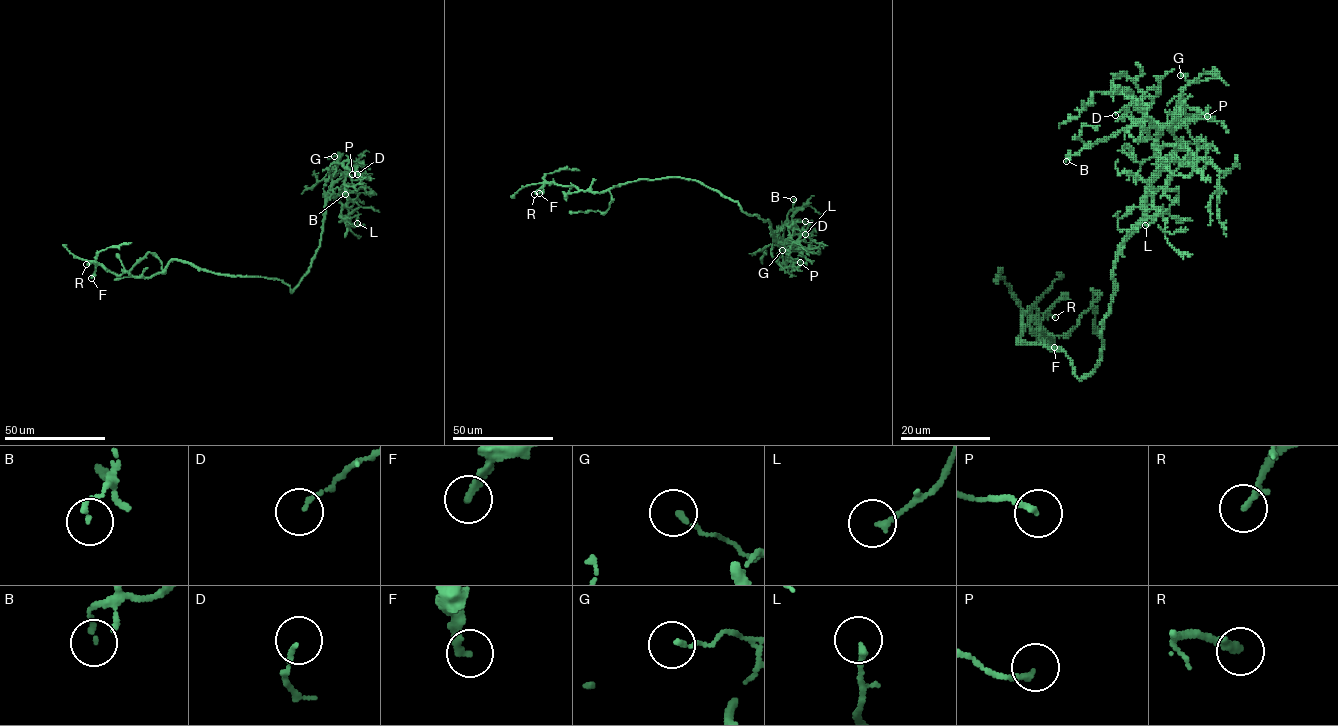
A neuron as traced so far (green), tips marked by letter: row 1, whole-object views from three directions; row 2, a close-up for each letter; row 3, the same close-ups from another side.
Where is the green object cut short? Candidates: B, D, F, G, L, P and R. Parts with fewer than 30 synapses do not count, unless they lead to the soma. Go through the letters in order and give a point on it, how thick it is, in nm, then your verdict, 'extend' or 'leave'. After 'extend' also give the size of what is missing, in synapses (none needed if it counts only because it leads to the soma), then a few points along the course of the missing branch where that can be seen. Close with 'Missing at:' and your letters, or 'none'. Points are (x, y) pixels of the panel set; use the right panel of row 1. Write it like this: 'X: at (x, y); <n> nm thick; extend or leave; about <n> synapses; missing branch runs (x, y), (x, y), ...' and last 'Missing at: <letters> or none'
B: at (1066, 161); 130 nm thick; leave
D: at (1115, 115); 110 nm thick; leave
F: at (1054, 347); 240 nm thick; leave
G: at (1180, 75); 140 nm thick; leave
L: at (1145, 225); 170 nm thick; leave
P: at (1207, 116); 170 nm thick; leave
R: at (1055, 317); 220 nm thick; extend; about 35 synapses; missing branch runs (1055, 317), (1063, 311), (1065, 302), (1064, 278)
Missing at: R

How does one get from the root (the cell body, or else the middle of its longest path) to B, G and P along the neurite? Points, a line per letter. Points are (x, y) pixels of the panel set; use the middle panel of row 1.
B: (716, 191), (737, 201), (747, 214), (768, 220), (775, 241), (787, 240), (794, 233), (793, 199)
G: (716, 191), (737, 201), (747, 214), (768, 220), (775, 241), (779, 240), (780, 246), (788, 253), (782, 250)
P: (716, 191), (737, 201), (747, 214), (768, 220), (775, 241), (780, 241), (781, 248), (788, 257), (800, 262)

